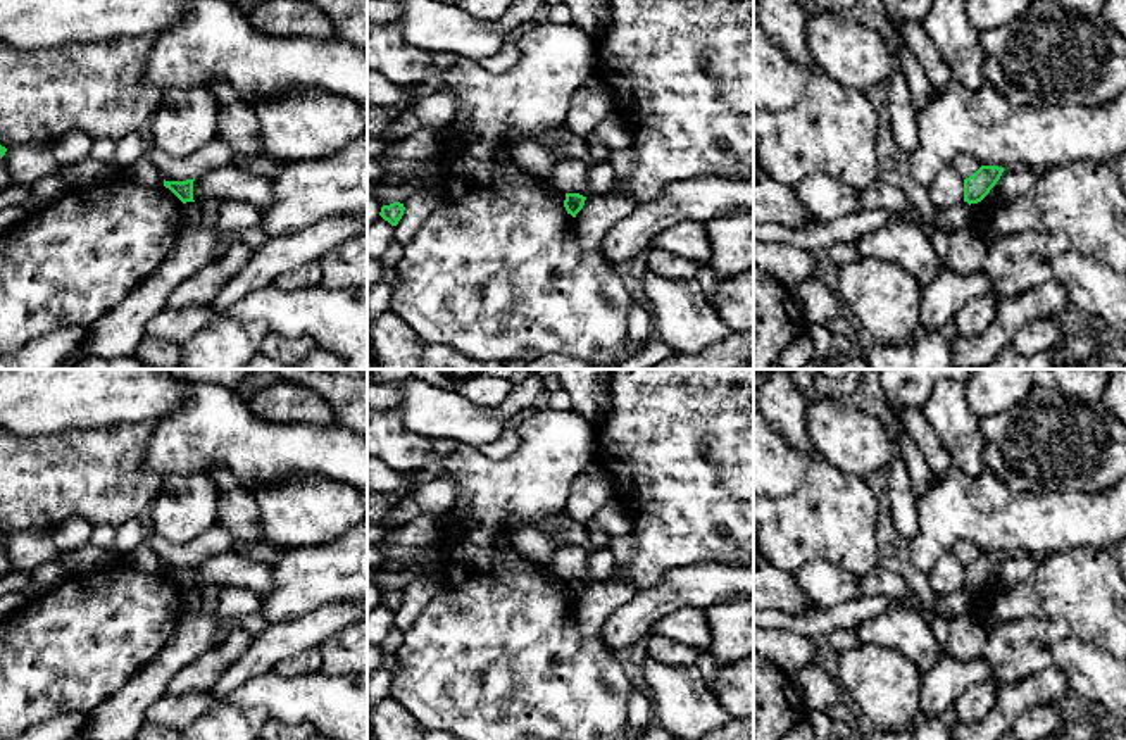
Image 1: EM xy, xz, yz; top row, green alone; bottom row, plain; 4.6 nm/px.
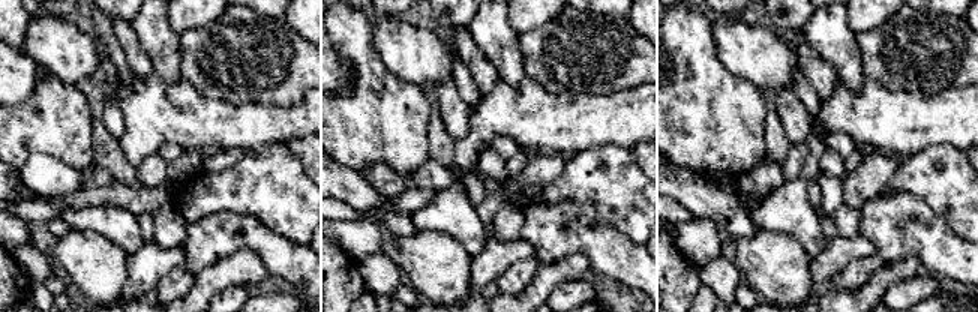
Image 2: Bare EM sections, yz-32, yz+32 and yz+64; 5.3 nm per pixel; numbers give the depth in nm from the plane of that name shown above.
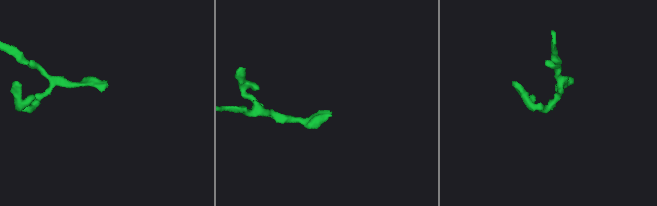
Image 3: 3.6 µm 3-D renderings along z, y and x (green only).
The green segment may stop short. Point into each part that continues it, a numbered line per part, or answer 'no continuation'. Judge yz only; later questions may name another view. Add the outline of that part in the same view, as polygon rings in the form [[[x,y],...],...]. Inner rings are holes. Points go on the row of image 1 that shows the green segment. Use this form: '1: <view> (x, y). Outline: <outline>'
no continuation

